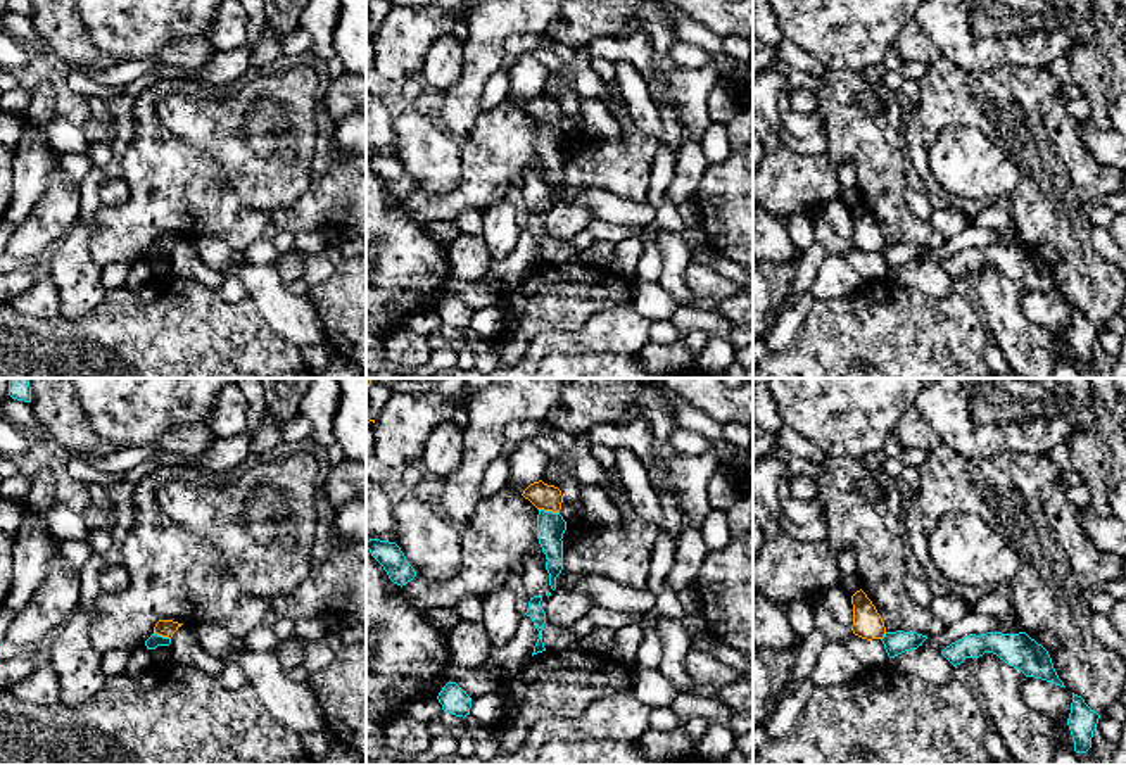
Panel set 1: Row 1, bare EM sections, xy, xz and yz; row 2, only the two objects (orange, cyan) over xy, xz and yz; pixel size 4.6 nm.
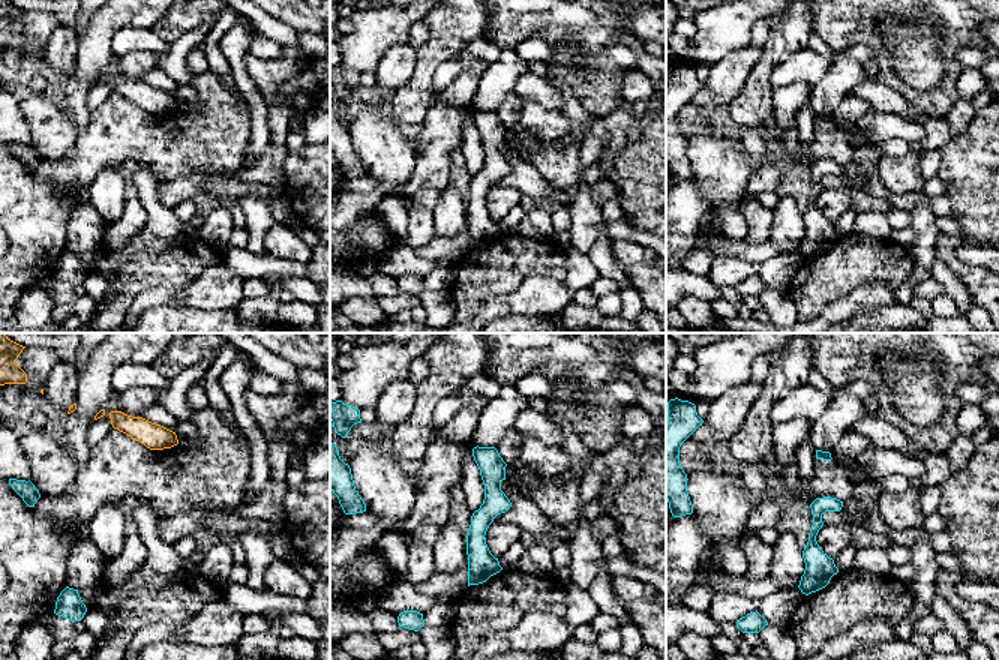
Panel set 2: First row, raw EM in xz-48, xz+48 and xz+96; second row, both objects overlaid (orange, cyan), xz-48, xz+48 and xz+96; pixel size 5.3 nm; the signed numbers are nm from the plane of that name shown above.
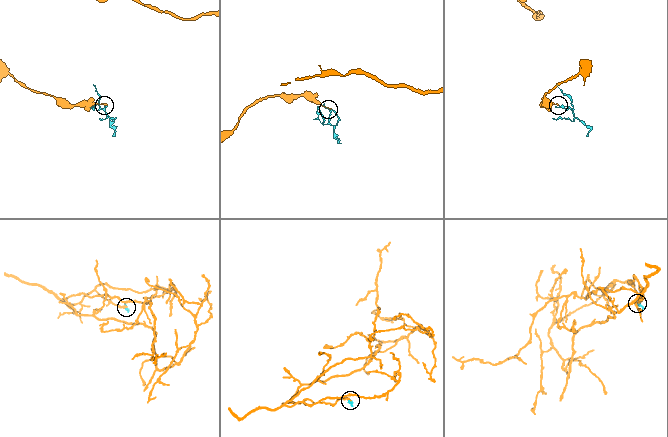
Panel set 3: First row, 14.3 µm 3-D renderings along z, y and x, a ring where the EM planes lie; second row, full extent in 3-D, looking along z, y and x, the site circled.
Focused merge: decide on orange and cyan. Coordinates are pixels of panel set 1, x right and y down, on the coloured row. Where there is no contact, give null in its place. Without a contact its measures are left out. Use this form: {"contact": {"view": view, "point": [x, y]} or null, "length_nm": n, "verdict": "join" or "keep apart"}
{"contact": {"view": "xz", "point": [550, 510]}, "length_nm": 100, "verdict": "keep apart"}

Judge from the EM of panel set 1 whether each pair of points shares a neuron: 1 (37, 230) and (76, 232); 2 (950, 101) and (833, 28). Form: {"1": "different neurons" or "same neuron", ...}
{"1": "different neurons", "2": "different neurons"}

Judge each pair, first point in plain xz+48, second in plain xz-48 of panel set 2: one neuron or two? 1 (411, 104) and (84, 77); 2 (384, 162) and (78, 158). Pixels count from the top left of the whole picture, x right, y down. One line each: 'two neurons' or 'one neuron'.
1: one neuron
2: two neurons

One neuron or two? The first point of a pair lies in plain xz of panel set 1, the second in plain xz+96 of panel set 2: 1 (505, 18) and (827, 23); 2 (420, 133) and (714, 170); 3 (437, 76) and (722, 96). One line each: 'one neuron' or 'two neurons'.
1: two neurons
2: one neuron
3: one neuron

